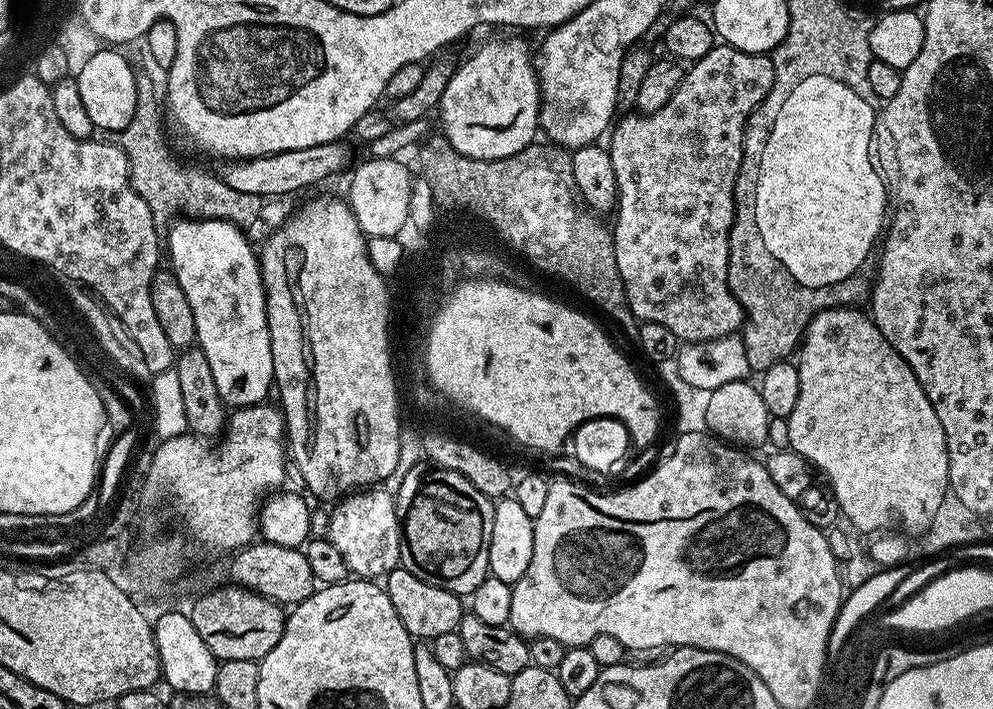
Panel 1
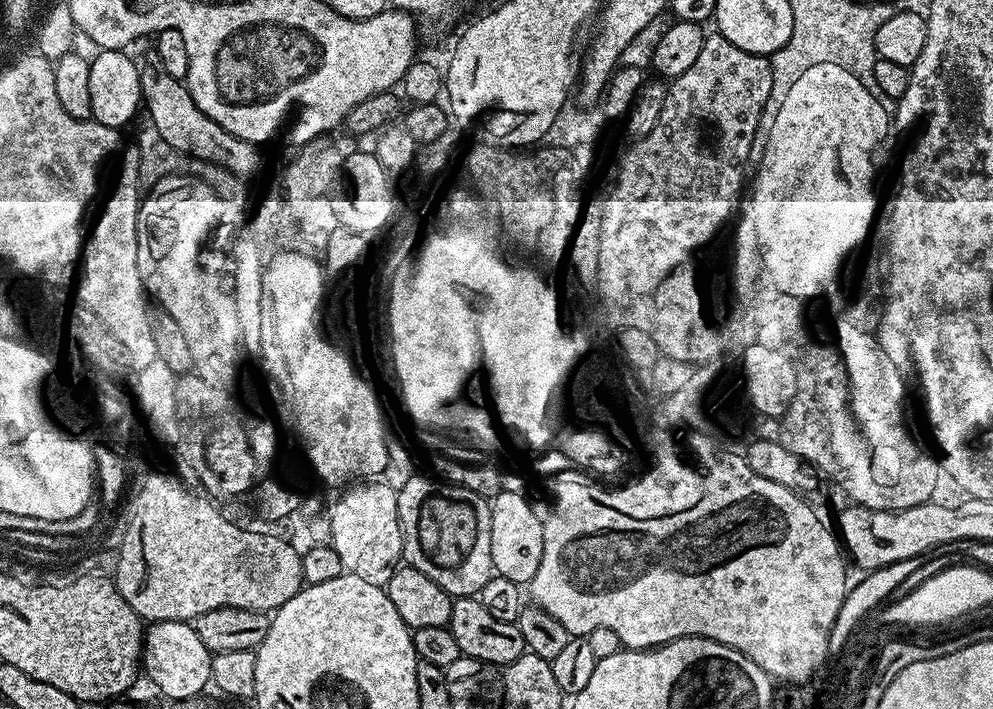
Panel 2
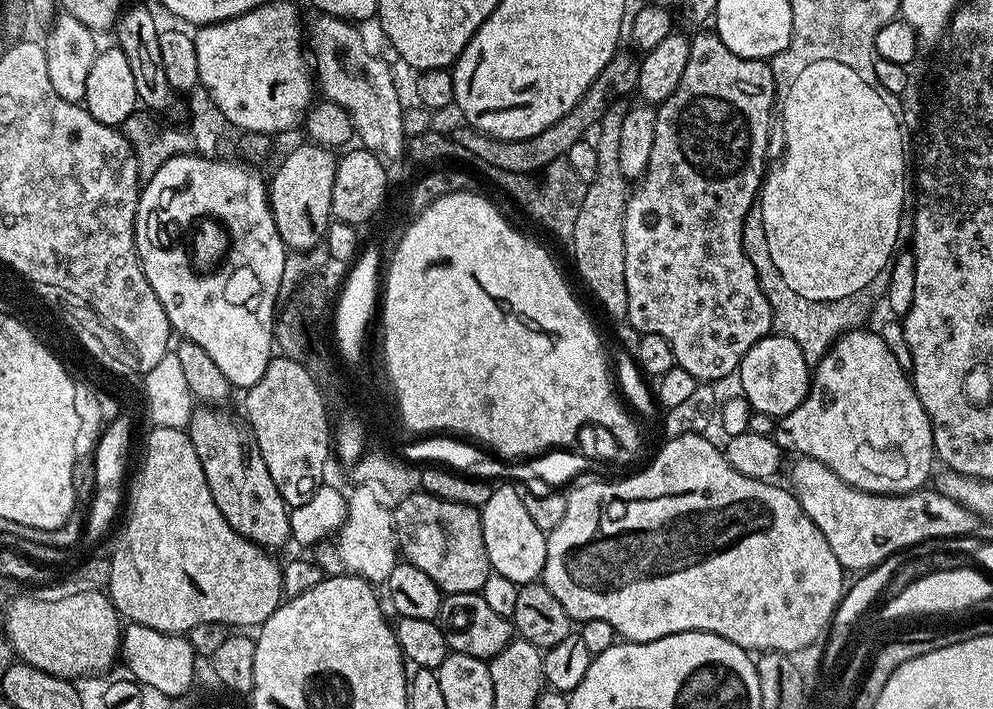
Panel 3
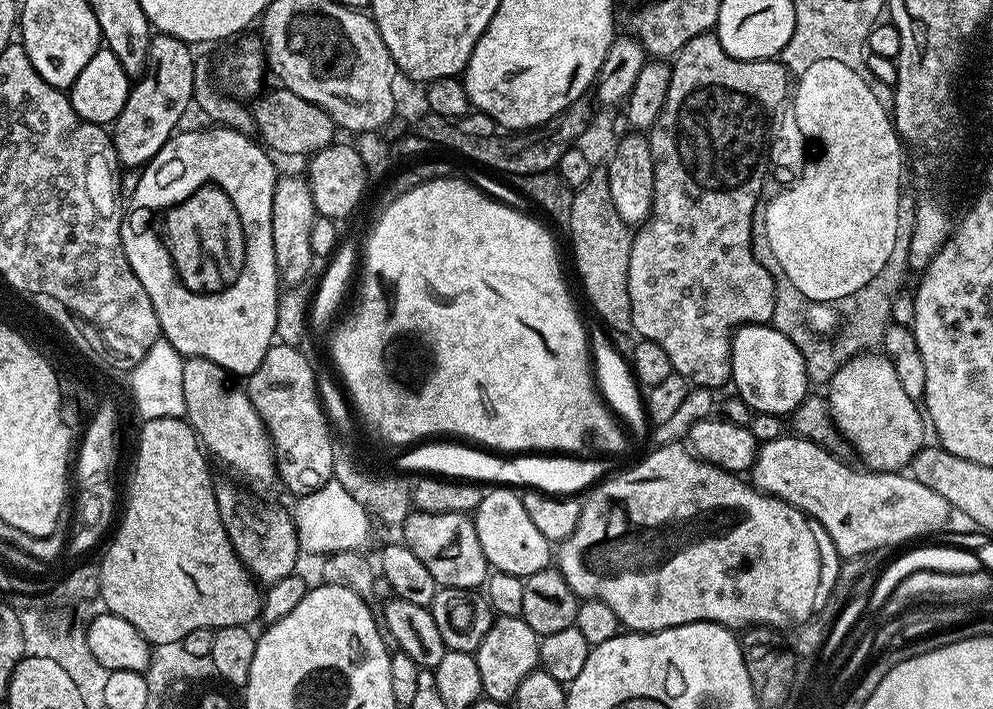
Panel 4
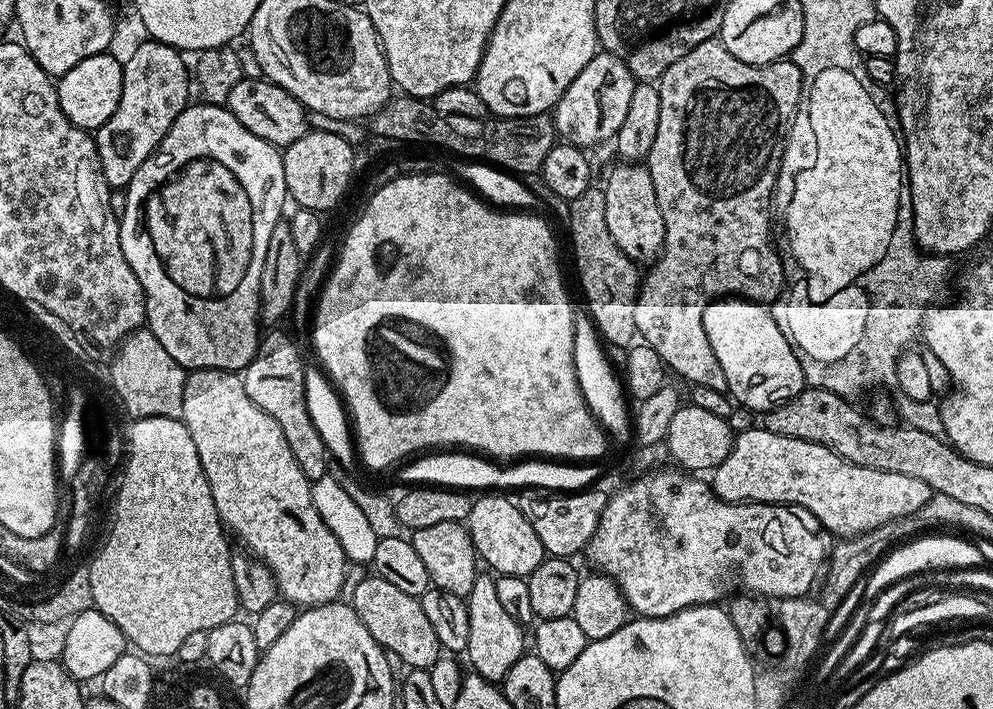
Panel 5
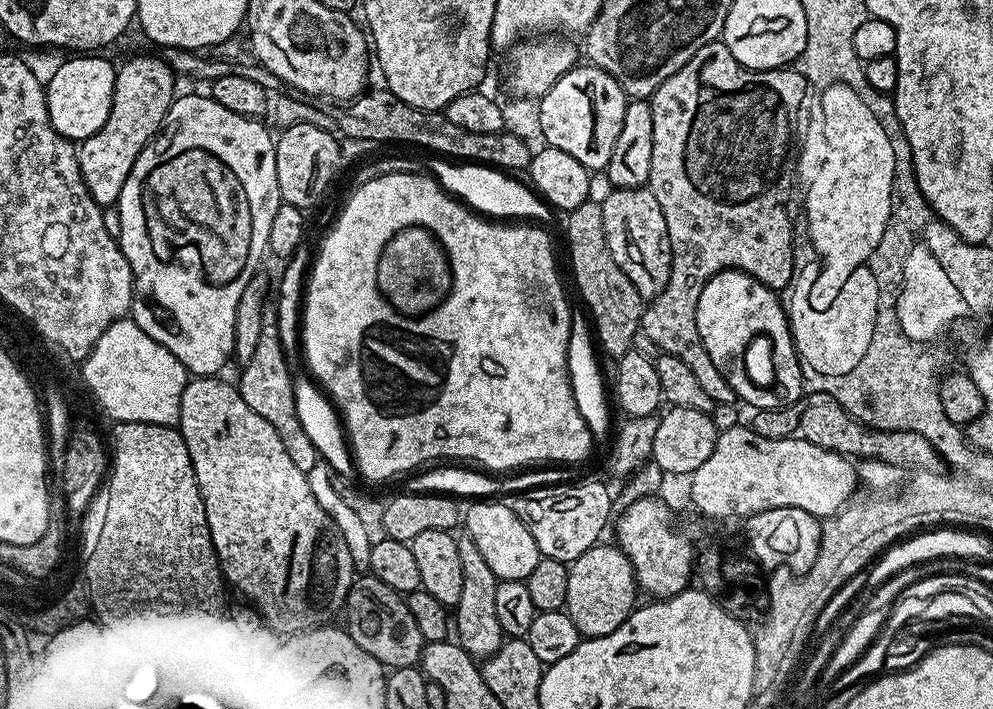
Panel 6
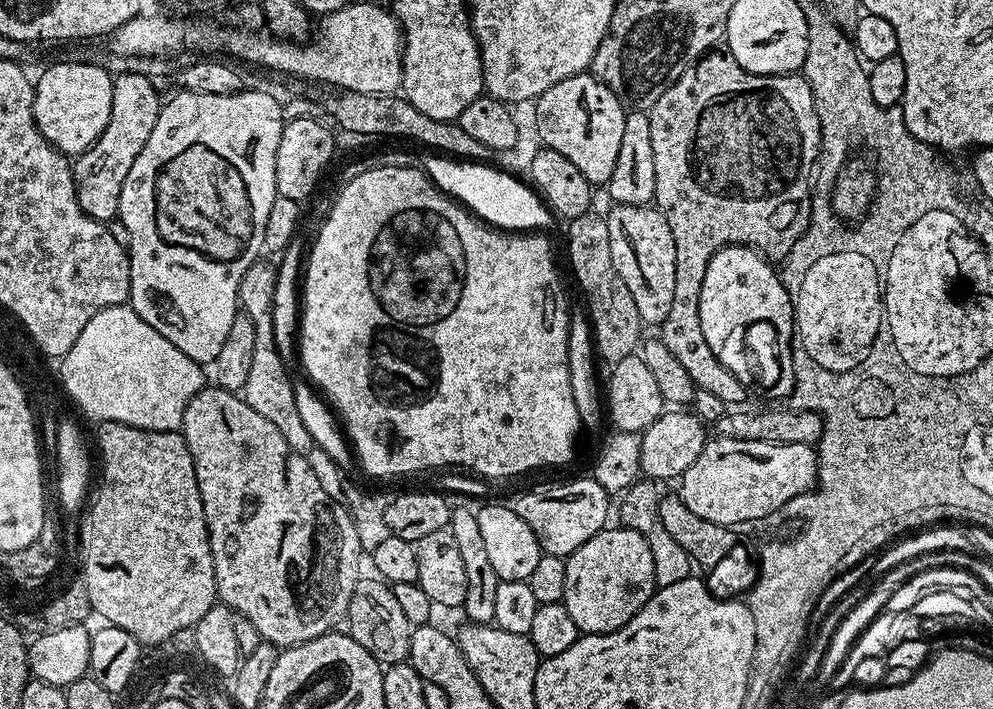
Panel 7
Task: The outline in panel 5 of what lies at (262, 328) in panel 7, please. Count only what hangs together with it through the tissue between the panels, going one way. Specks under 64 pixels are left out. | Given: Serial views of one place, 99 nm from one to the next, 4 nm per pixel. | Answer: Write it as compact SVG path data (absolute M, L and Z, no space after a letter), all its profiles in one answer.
M268 330L263 333L254 359L242 369L242 379L246 386L246 394L250 394L250 402L258 406L278 426L282 426L282 434L286 434L286 442L290 442L290 450L309 482L318 480L326 475L330 463L328 448L322 435L311 421L307 412L306 382L304 369L306 360L300 357L296 344L284 332Z

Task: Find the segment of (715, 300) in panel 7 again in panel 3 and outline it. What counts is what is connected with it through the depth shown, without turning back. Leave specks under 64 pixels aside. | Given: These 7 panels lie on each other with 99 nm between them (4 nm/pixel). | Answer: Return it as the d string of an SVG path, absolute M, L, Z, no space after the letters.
M769 334L750 346L738 369L739 391L758 412L779 418L790 414L808 397L810 363L805 349L790 336Z

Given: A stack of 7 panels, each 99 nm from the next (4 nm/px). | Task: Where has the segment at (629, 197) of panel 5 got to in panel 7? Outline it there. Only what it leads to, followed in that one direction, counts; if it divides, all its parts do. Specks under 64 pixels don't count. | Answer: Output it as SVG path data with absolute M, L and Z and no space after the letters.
M616 204L609 212L606 212L608 229L610 230L610 258L614 258L614 270L618 270L618 278L626 282L626 290L634 297L634 306L638 306L638 314L645 325L659 326L664 323L666 314L670 314L670 302L674 302L674 270L676 269L676 247L674 246L674 234L670 234L670 222L660 212L659 208L646 204Z

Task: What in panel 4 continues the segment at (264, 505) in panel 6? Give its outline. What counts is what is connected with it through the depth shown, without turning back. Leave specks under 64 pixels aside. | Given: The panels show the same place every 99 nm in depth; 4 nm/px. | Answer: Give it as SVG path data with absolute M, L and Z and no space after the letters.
M187 357L182 366L184 416L196 431L196 437L205 453L210 454L215 463L217 460L234 475L249 480L257 493L264 494L278 480L276 449L273 448L268 428L262 422L258 410L254 410L247 391L241 385L239 388L235 382L237 383L225 368L207 358Z

